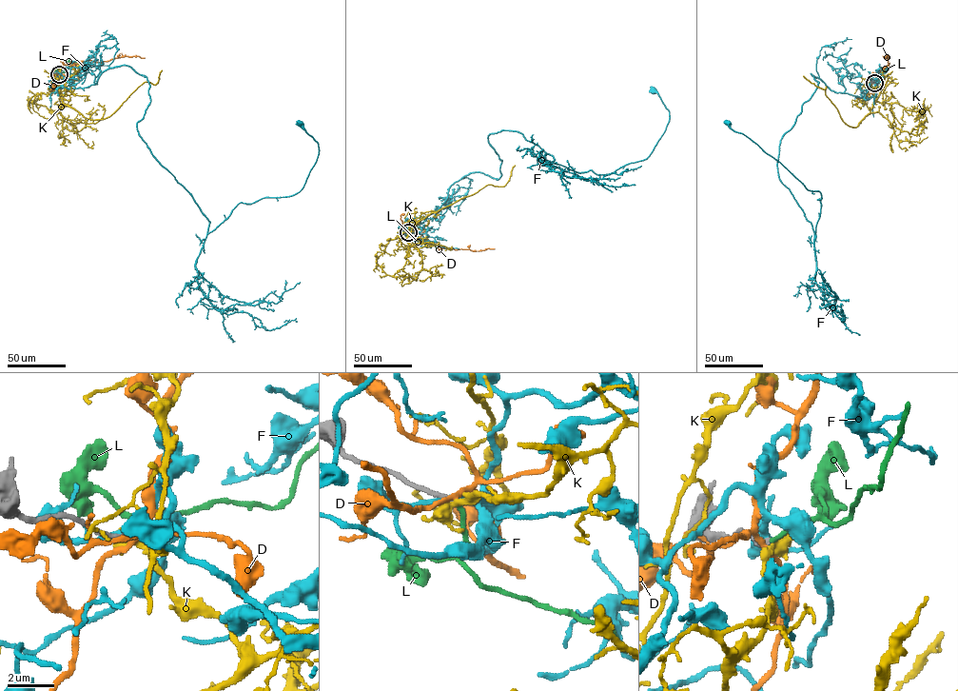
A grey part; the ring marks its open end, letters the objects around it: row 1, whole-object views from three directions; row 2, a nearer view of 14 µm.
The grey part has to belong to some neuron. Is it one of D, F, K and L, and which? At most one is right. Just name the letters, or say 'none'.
L

